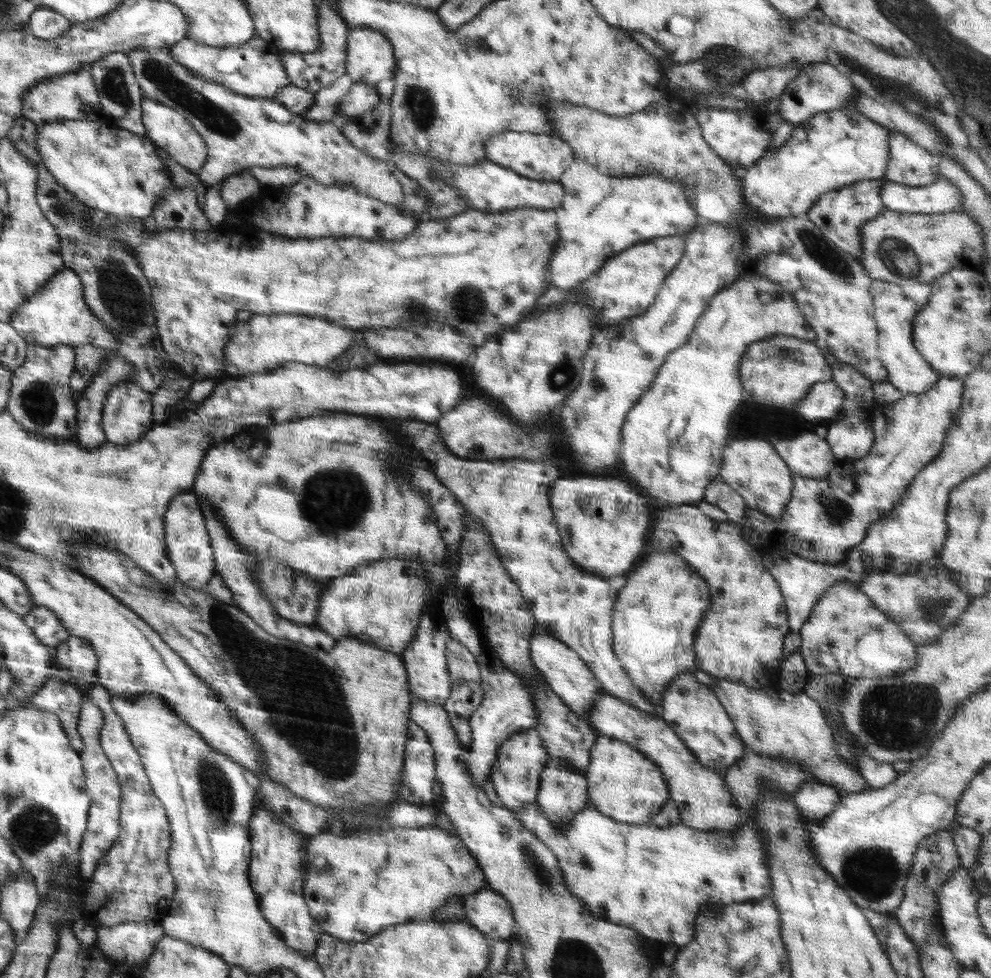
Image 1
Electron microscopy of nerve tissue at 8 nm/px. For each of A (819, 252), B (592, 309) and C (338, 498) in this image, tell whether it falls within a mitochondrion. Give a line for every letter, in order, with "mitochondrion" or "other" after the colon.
A: mitochondrion
B: other
C: mitochondrion

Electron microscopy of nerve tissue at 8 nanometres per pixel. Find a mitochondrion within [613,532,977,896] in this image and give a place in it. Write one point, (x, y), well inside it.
(896, 717)

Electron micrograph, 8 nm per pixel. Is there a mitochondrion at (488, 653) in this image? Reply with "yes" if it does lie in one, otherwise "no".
no

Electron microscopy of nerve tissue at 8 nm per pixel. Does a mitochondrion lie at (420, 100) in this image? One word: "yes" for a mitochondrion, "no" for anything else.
yes

